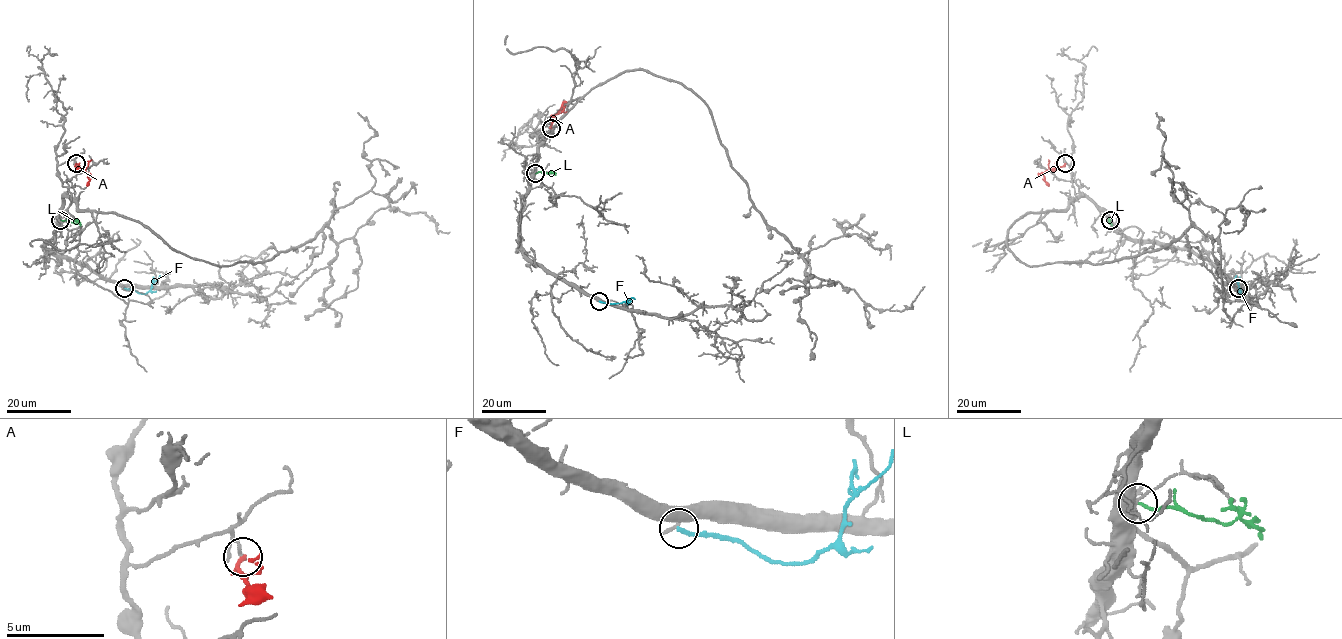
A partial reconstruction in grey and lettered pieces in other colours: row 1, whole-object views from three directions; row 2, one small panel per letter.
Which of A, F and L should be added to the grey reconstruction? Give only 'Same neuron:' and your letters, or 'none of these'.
Same neuron: none of these

